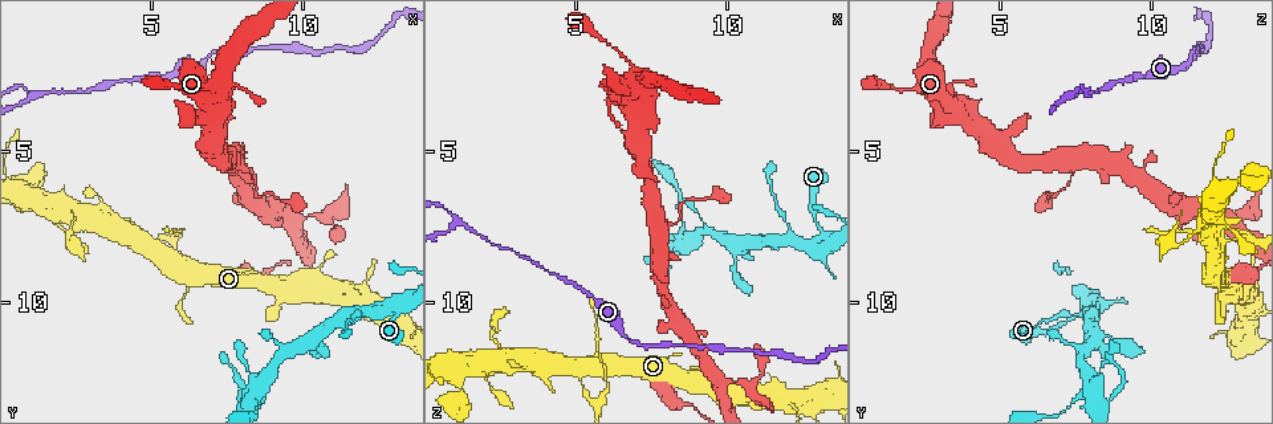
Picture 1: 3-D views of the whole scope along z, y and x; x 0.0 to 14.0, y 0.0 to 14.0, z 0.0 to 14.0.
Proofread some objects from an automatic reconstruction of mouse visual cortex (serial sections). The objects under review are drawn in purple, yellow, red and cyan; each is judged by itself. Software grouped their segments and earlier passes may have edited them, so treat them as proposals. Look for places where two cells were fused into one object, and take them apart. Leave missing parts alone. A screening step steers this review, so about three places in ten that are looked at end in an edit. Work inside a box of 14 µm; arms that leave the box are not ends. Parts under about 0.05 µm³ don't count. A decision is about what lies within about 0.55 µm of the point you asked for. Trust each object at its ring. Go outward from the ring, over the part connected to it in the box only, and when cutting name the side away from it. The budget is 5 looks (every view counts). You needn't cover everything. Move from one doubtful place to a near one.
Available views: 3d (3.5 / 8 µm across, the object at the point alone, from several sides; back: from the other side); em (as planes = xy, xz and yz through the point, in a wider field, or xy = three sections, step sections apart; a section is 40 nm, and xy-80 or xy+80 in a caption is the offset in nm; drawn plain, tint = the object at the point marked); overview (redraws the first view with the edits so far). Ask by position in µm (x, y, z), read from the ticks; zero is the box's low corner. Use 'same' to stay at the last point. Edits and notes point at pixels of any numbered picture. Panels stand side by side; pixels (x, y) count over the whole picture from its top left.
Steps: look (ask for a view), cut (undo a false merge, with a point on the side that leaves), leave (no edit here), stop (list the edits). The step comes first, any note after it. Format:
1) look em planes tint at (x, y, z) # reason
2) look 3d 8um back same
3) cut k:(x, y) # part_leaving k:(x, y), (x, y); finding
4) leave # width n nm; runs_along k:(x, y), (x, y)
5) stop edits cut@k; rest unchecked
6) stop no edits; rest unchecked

look 3d 3.5um at (7.9, 5.5, 7.3) # two arms in line, one across

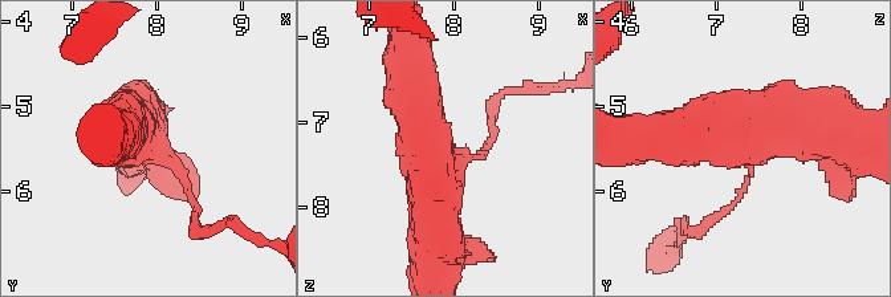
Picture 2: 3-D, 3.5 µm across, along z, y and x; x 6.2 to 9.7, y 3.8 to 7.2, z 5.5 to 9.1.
look em planes tint at (7.85, 5.50, 7.35)

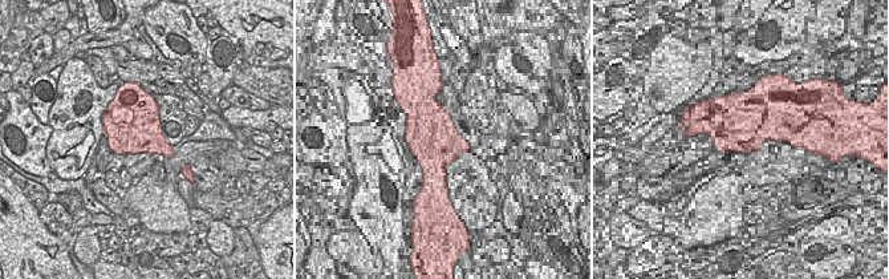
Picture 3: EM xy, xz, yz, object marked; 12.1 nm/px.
look em xy step 1 tint same

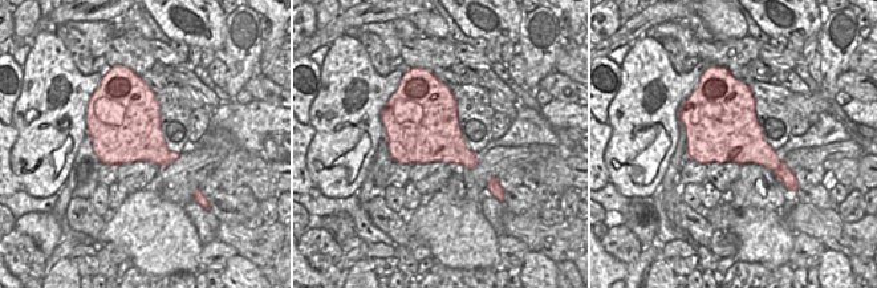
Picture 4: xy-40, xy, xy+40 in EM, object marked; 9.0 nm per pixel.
leave # arms 3; runs_along 2:(413, 70), (436, 240); all the same cell

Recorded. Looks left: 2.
look 3d 3.5um at (5.1, 8.1, 12.3) # side arm on a straight run

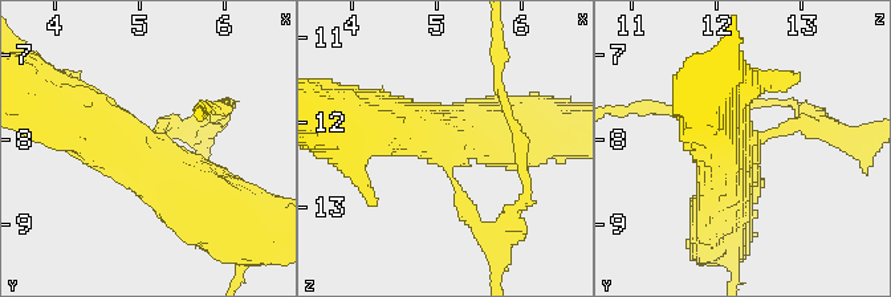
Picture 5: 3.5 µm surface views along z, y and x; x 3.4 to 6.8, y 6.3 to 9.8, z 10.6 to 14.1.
look em planes tint at (5.15, 8.10, 12.30) # arms 3; arm_widths 100, 600, 600 nm

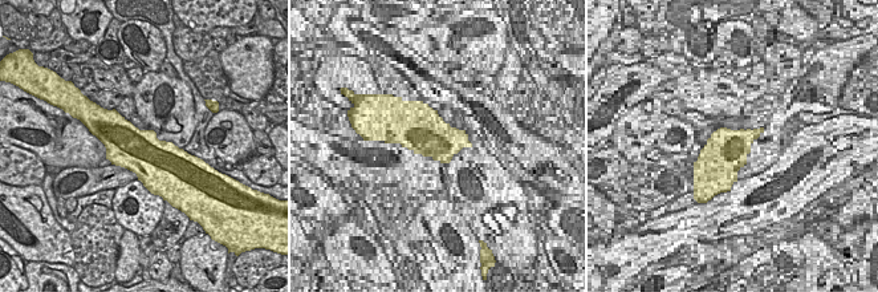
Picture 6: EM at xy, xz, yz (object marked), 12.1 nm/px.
leave # width 550 nm; runs_along 5:(218, 208), (68, 122); all the same cell

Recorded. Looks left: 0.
stop no edits; rest unchecked

